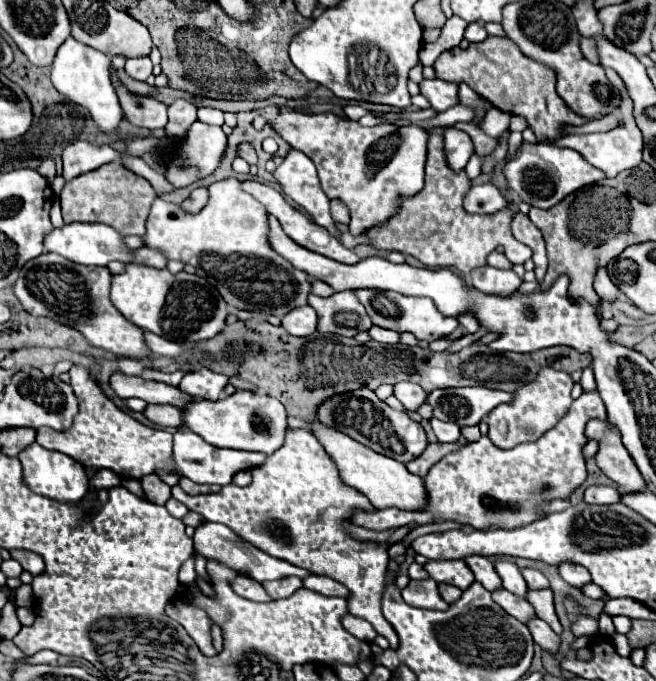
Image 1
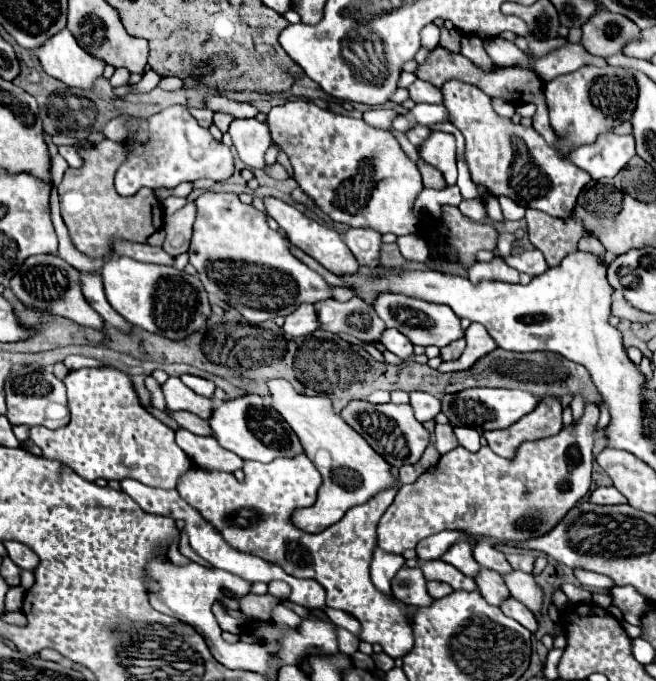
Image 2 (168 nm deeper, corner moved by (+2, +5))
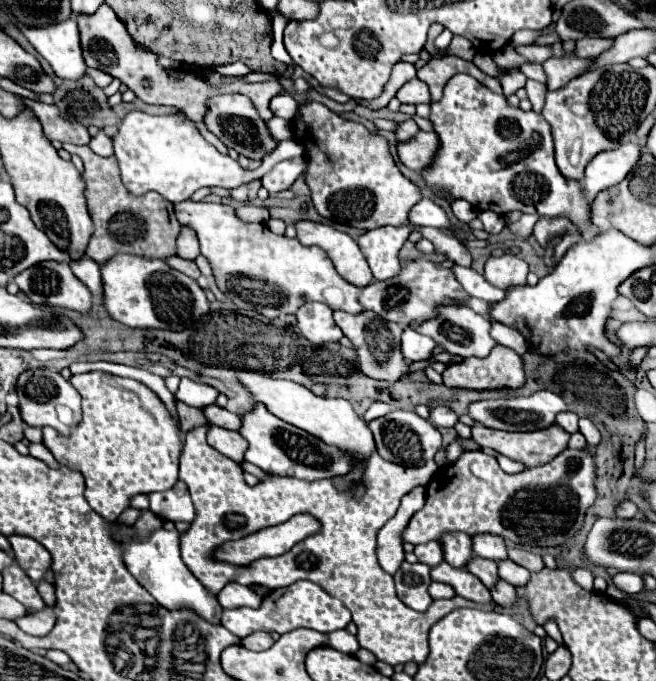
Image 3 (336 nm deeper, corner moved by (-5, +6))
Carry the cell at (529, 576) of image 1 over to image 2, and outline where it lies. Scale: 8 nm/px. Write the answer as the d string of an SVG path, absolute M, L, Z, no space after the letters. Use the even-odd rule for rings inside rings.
M507 555L507 561L513 565L513 569L525 571L525 573L533 573L533 563L535 559L531 555Z

